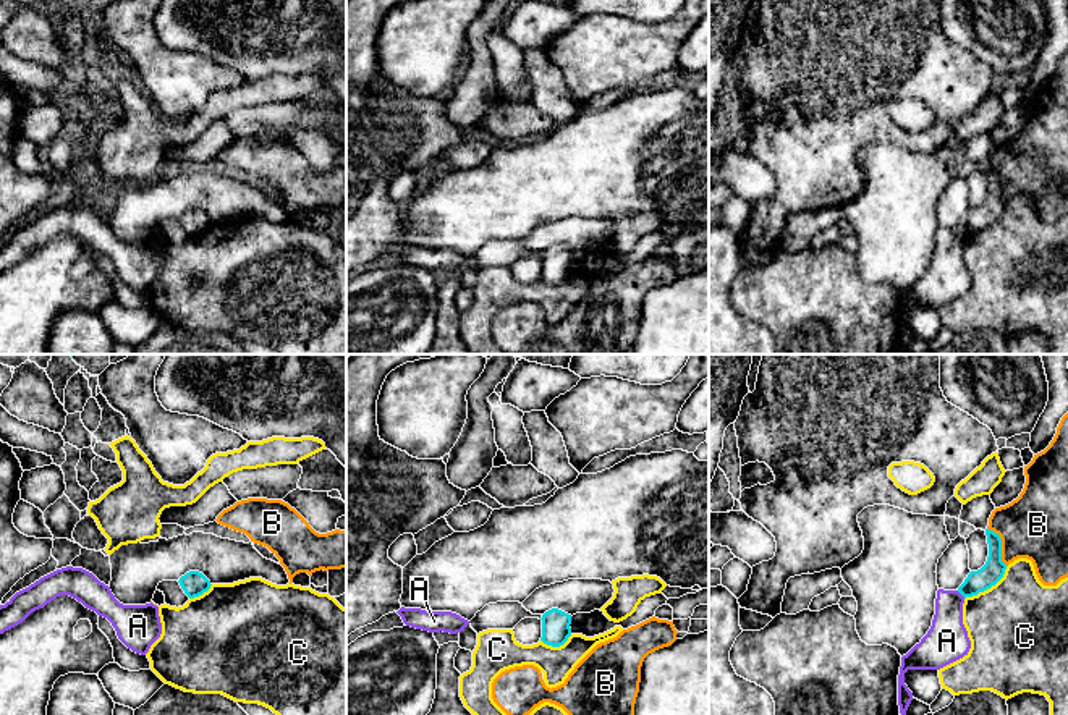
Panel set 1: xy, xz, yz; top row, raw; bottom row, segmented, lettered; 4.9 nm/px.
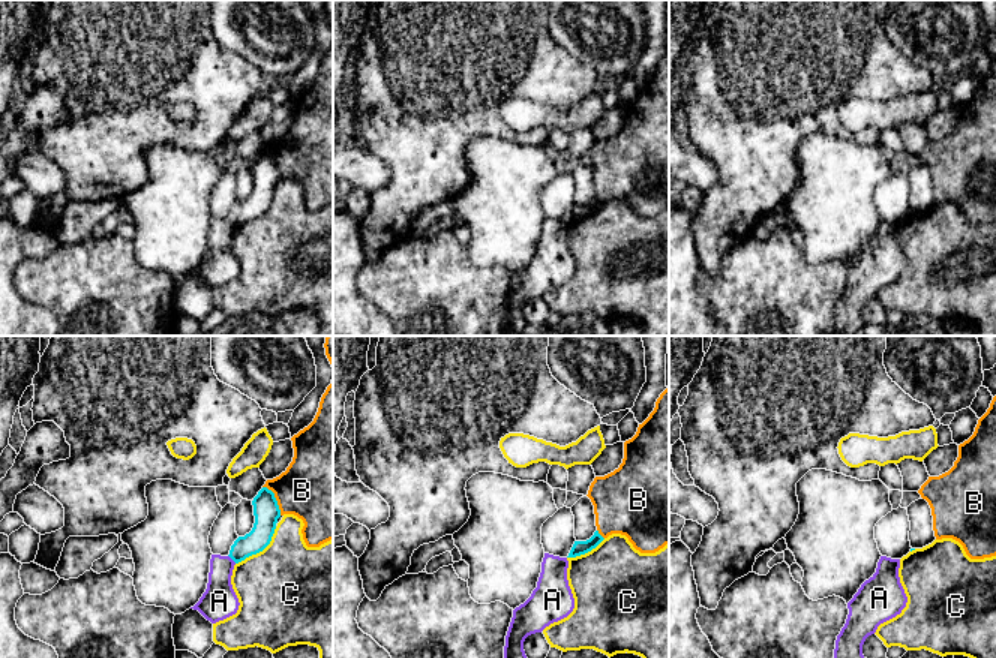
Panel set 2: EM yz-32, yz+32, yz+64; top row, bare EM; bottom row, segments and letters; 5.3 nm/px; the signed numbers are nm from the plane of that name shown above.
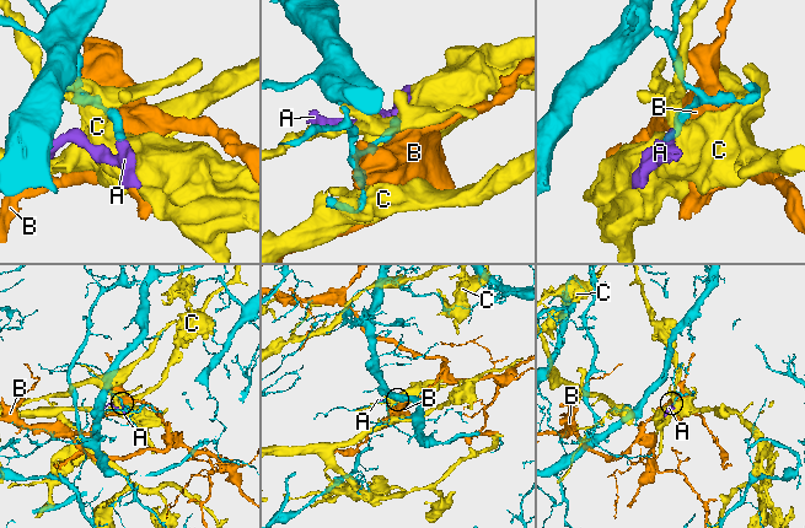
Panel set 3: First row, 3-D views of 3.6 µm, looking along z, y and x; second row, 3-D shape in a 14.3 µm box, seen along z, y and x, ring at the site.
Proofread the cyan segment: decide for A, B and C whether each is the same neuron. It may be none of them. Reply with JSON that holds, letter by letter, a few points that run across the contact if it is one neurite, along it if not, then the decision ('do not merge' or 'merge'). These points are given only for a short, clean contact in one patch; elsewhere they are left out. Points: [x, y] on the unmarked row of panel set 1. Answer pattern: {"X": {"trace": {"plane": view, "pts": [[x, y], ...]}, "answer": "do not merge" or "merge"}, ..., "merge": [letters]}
{"A": {"trace": {"plane": "yz", "pts": [[957, 228], [965, 235]]}, "answer": "do not merge"}, "B": {"answer": "do not merge"}, "C": {"answer": "do not merge"}, "merge": []}

